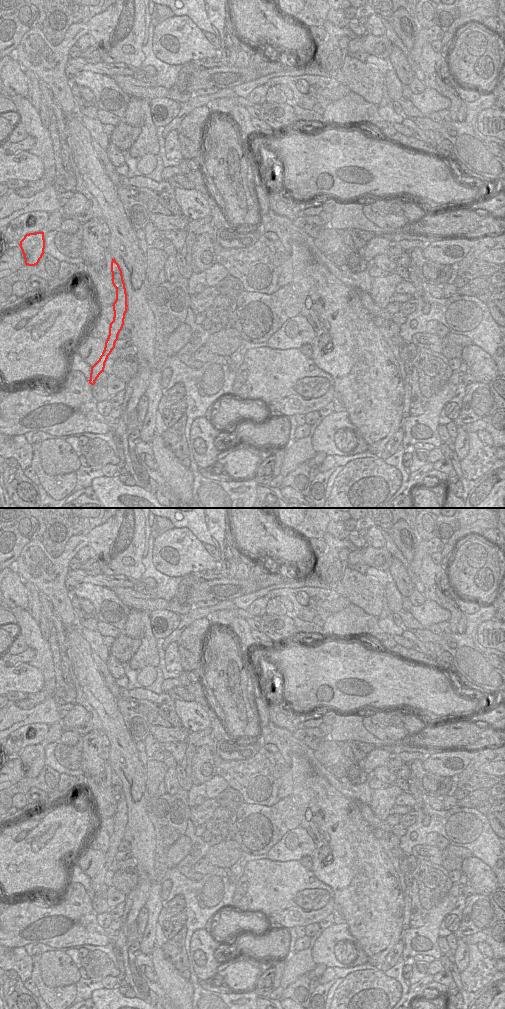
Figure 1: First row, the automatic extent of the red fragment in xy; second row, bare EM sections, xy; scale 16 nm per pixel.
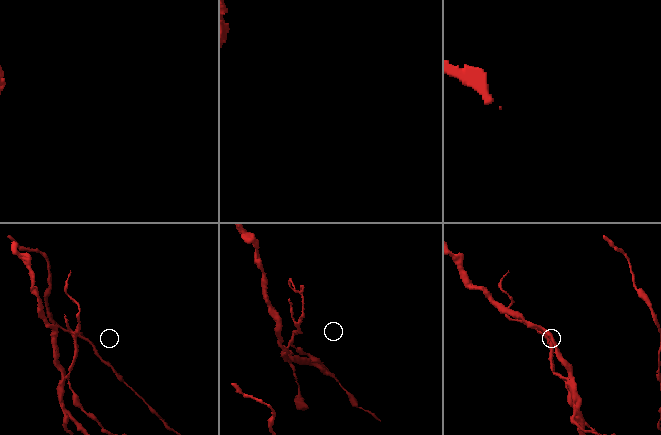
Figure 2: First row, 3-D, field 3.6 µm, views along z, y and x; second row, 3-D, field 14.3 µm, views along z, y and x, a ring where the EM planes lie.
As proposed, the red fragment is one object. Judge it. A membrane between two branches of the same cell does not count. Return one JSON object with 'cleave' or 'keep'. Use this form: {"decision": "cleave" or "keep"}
{"decision": "cleave"}

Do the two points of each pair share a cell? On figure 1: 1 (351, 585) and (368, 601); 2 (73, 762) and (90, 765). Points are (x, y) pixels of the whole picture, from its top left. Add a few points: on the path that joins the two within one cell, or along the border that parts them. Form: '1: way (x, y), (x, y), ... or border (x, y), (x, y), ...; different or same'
1: way (355, 588), (364, 597); same
2: border (83, 740), (80, 767); different

